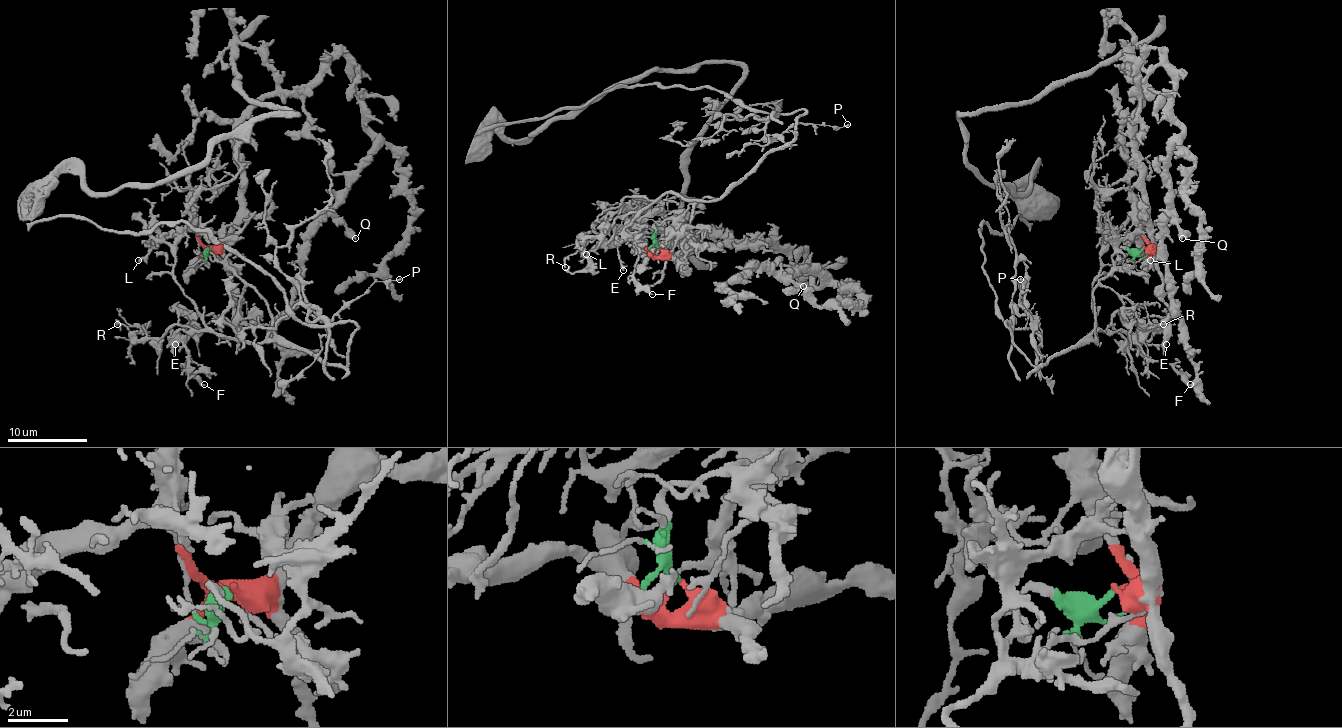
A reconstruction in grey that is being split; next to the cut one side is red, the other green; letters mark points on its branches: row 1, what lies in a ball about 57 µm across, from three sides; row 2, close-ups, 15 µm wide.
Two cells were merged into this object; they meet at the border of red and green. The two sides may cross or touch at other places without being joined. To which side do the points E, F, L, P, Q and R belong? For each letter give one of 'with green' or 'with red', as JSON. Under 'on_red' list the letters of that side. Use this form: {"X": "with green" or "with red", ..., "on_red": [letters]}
{"E": "with green", "F": "with green", "L": "with red", "P": "with green", "Q": "with red", "R": "with green", "on_red": ["L", "Q"]}

